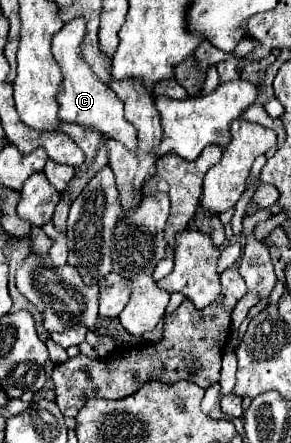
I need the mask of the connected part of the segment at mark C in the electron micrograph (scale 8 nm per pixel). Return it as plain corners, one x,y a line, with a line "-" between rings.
76,17
72,21
68,21
60,33
54,35
52,39
52,53
56,57
56,61
62,67
62,89
58,91
56,99
60,105
58,117
66,123
78,123
84,127
92,127
96,131
100,131
102,135
116,139
120,143
124,143
130,151
136,151
136,127
132,127
132,123
126,121
124,117
124,103
122,99
106,85
98,79
98,75
90,69
90,65
84,61
80,47
86,35
86,21
84,17

